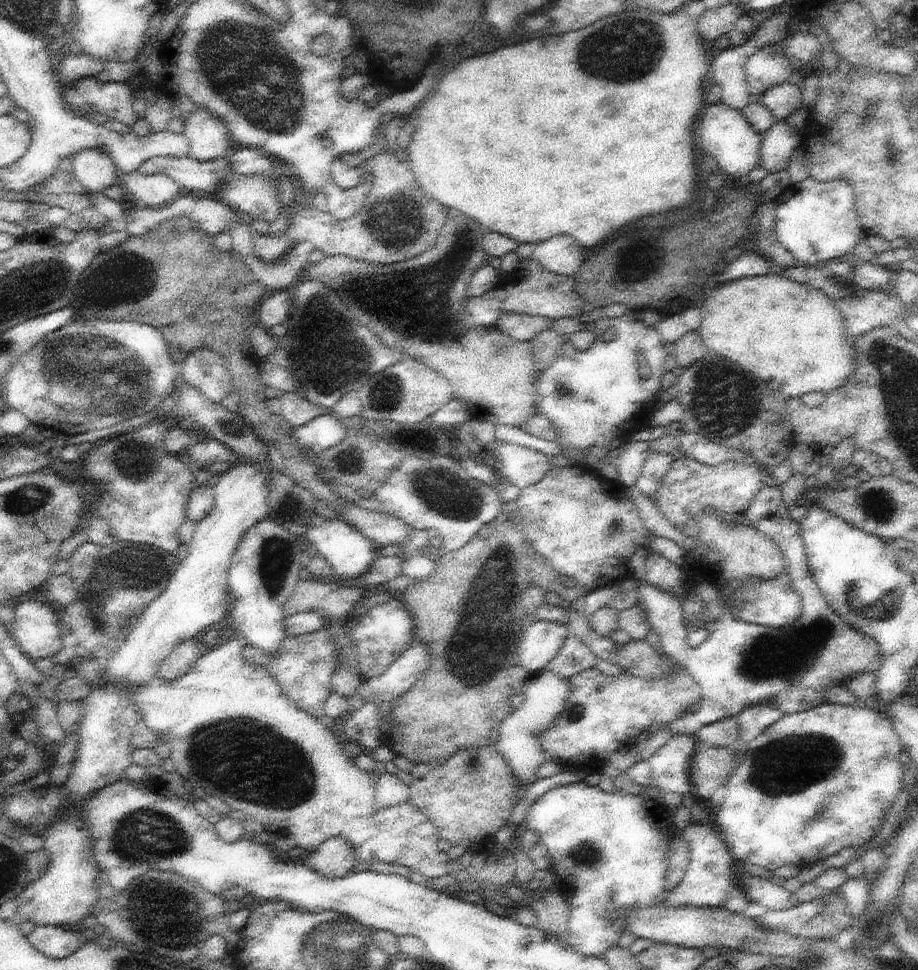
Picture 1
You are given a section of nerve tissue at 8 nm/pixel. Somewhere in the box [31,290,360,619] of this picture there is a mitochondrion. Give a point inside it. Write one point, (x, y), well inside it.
(68, 380)

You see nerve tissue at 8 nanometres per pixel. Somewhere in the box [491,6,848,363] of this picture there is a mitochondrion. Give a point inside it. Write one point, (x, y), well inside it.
(609, 52)

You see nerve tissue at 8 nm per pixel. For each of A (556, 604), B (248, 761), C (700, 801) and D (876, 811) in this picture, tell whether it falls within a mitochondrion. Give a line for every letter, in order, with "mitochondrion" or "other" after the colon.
A: other
B: mitochondrion
C: other
D: other

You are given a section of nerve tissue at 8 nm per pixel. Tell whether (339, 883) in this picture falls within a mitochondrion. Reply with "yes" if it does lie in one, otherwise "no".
no

